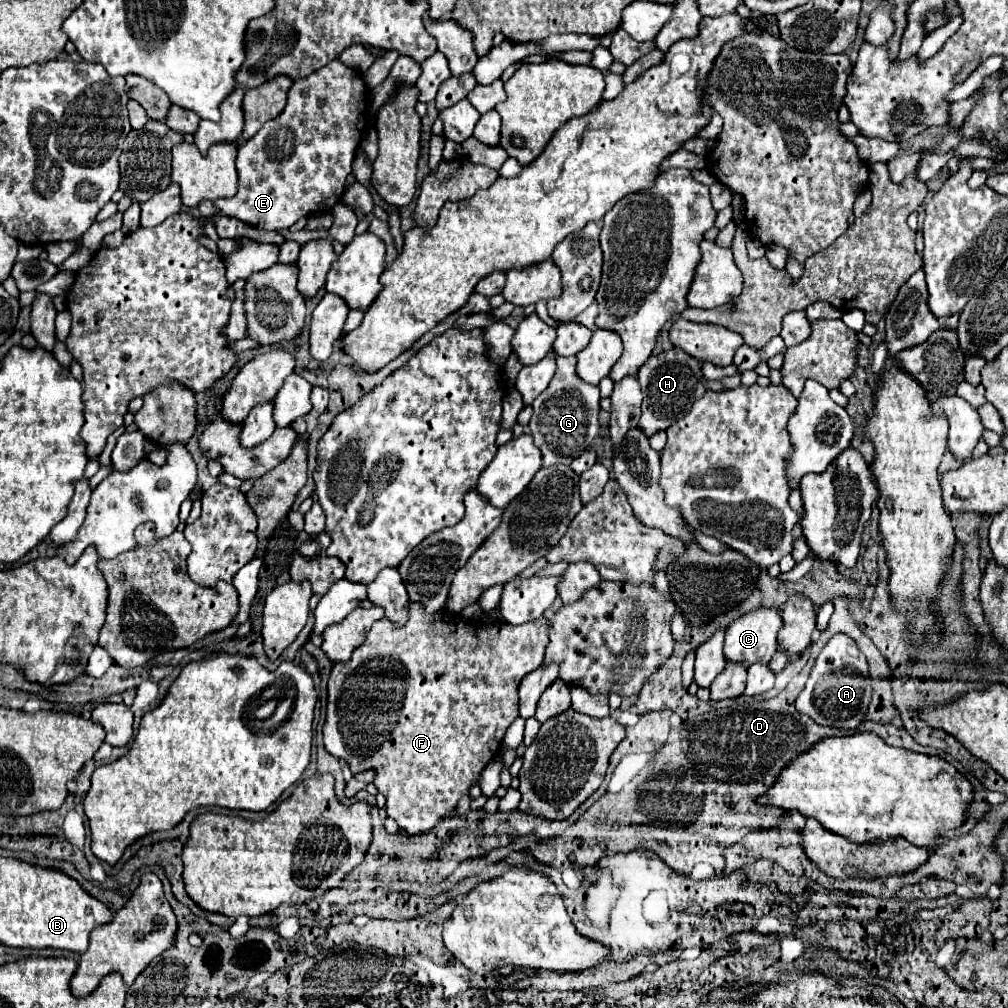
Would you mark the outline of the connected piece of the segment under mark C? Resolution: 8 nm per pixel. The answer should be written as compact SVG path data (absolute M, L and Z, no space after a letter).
M760 607L736 619L726 631L726 661L742 663L744 667L750 667L754 663L768 663L776 653L776 635L780 631L780 625L780 613L766 607Z

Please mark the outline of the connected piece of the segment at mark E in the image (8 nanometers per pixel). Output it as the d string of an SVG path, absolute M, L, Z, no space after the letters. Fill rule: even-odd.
M340 59L330 61L322 69L304 79L296 79L288 91L284 111L264 123L264 127L238 145L238 193L232 199L216 201L214 205L228 217L236 217L258 229L288 229L300 217L332 209L344 193L346 177L352 171L352 161L366 129L366 85L362 75L344 65Z

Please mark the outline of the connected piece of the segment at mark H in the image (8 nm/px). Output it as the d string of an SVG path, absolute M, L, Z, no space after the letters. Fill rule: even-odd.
M678 347L652 355L642 365L638 373L638 383L644 393L640 429L646 437L652 437L658 431L666 431L680 417L688 415L688 409L694 405L694 401L698 401L706 393L702 363Z

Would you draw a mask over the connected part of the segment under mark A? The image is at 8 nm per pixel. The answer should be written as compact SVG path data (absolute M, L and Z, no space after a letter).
M838 633L828 641L820 657L816 659L806 689L798 695L796 709L812 717L818 725L856 729L866 719L870 699L872 699L872 683L870 683L868 663L860 655L860 649L854 643L854 639L850 639L844 633Z

